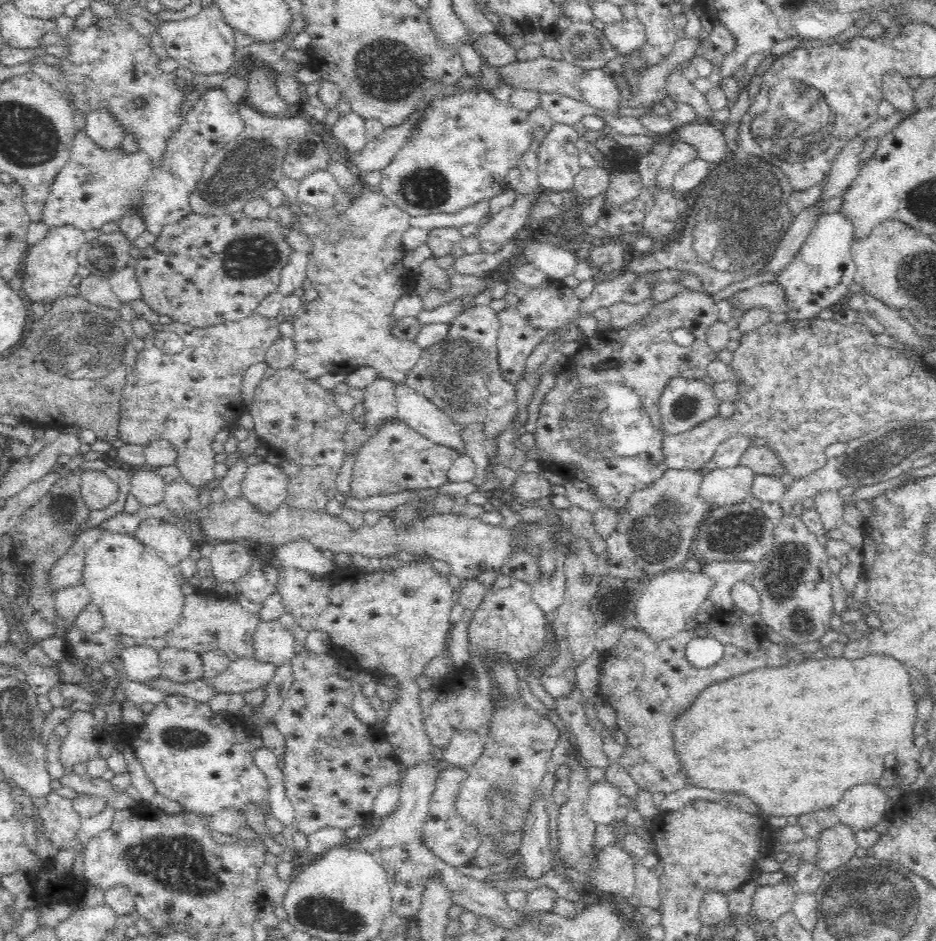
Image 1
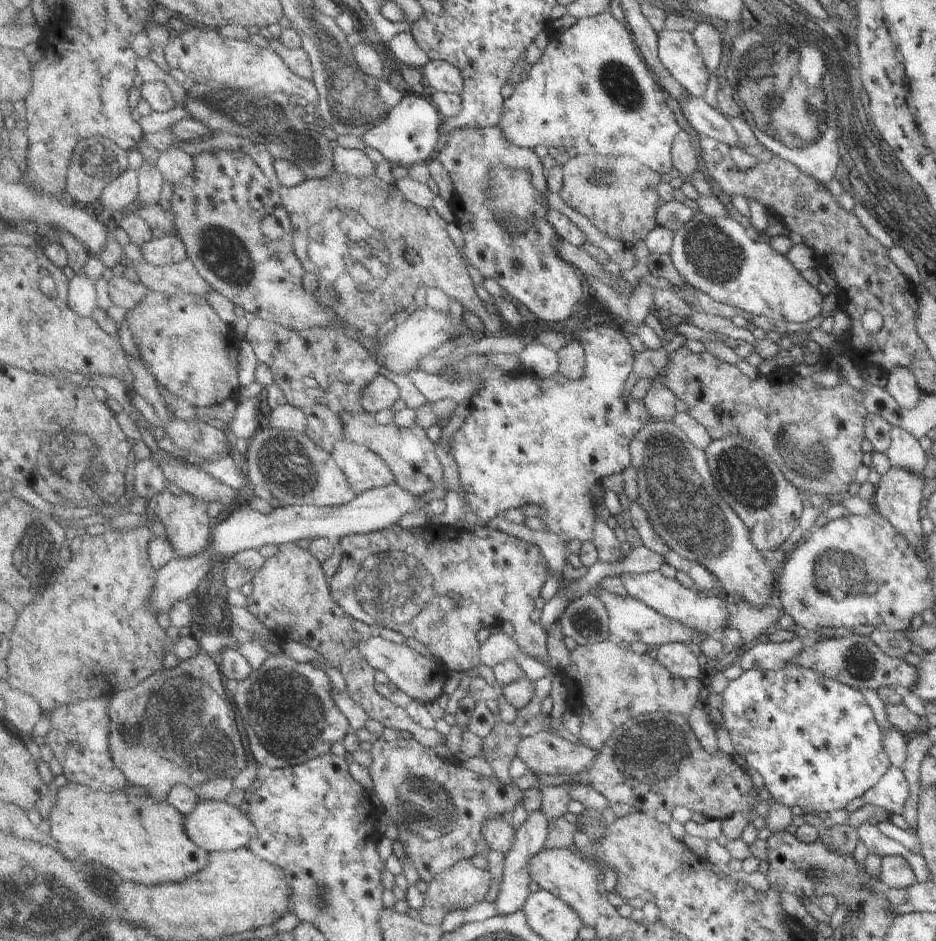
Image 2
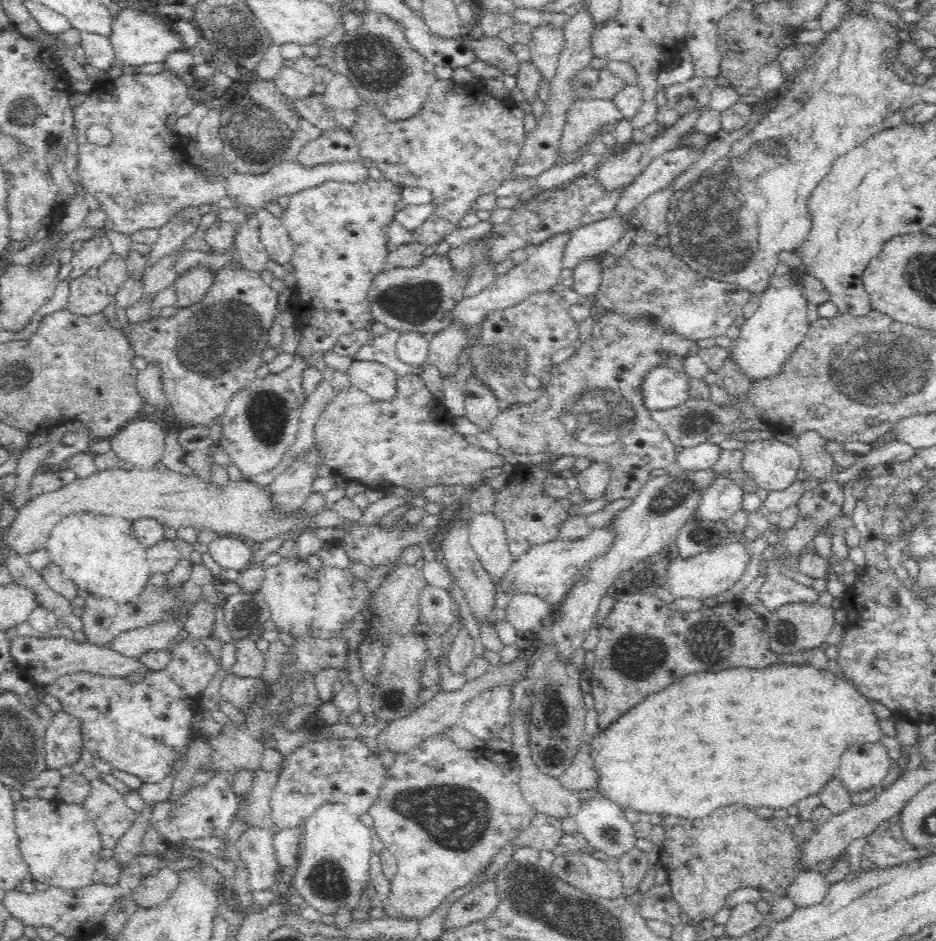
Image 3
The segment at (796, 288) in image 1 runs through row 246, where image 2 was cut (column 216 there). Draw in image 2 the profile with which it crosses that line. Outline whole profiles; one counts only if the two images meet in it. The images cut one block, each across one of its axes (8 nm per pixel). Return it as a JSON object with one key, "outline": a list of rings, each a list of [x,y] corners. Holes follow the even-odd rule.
{"outline":[[[199,799],[195,812],[186,816],[186,830],[188,836],[210,853],[221,851],[236,851],[249,848],[250,844],[258,838],[258,828],[253,824],[247,814],[228,802],[208,802]]]}

